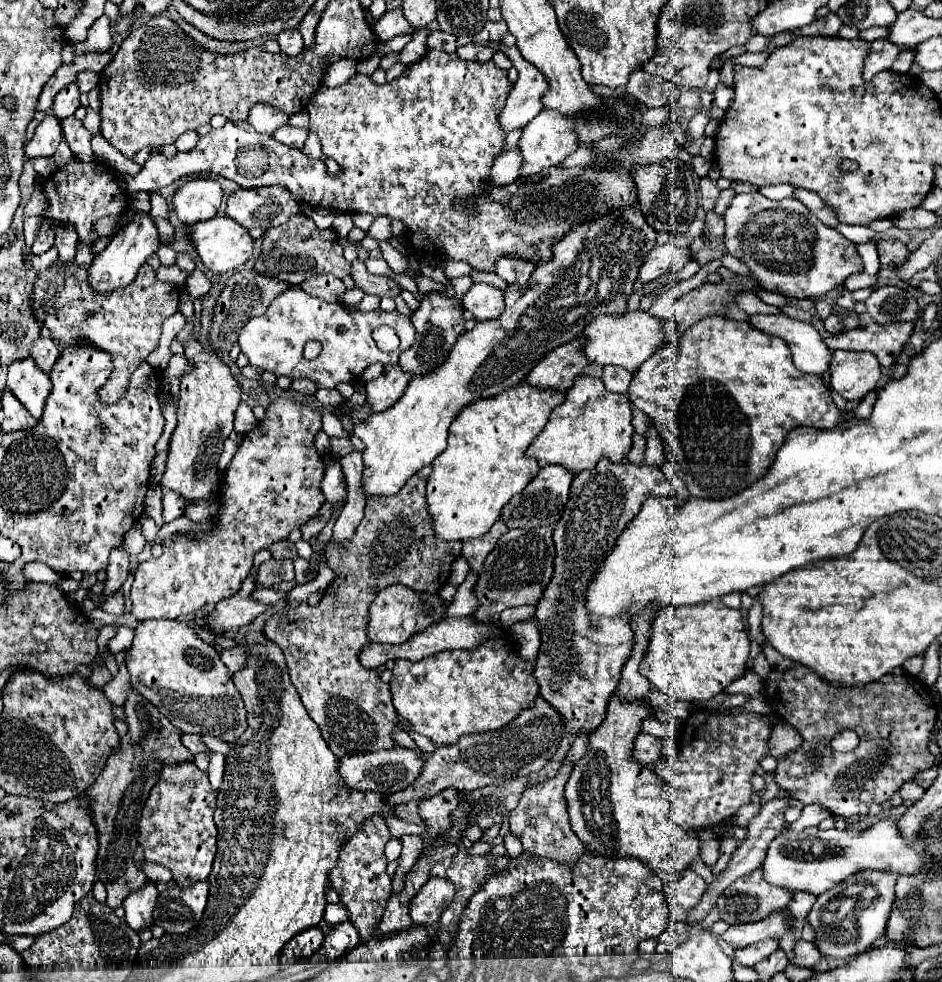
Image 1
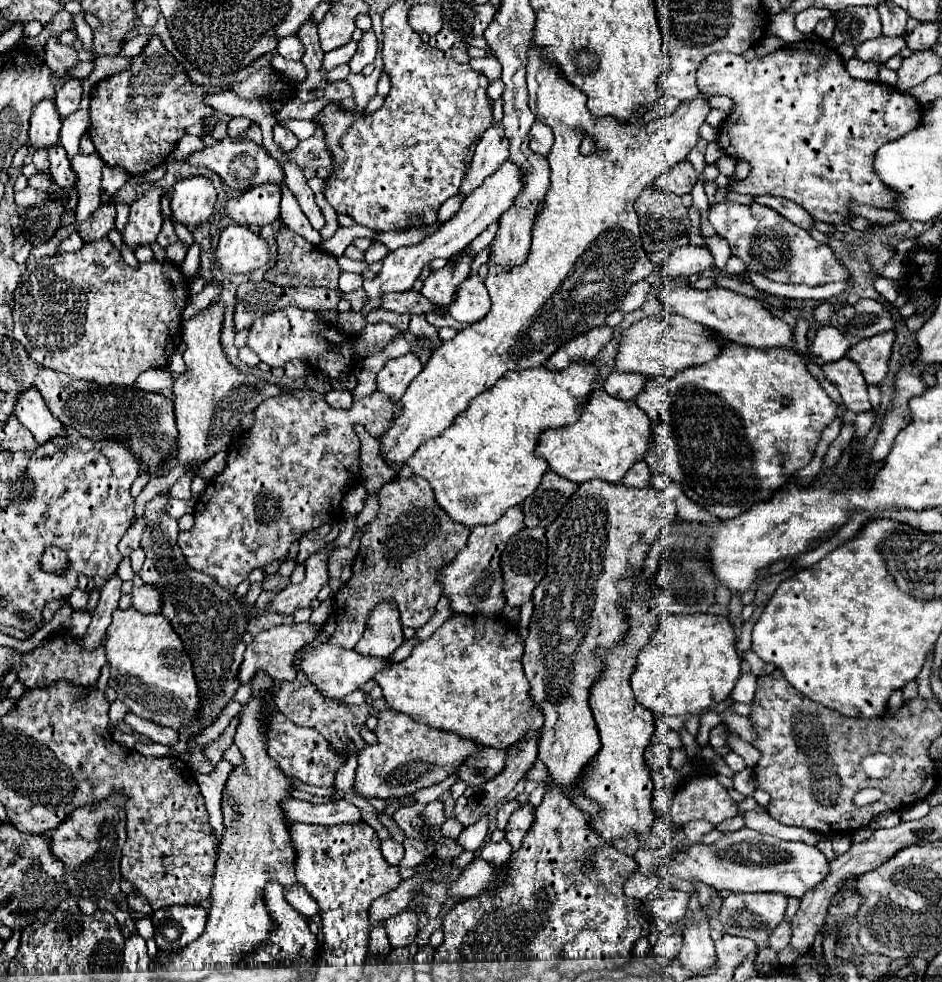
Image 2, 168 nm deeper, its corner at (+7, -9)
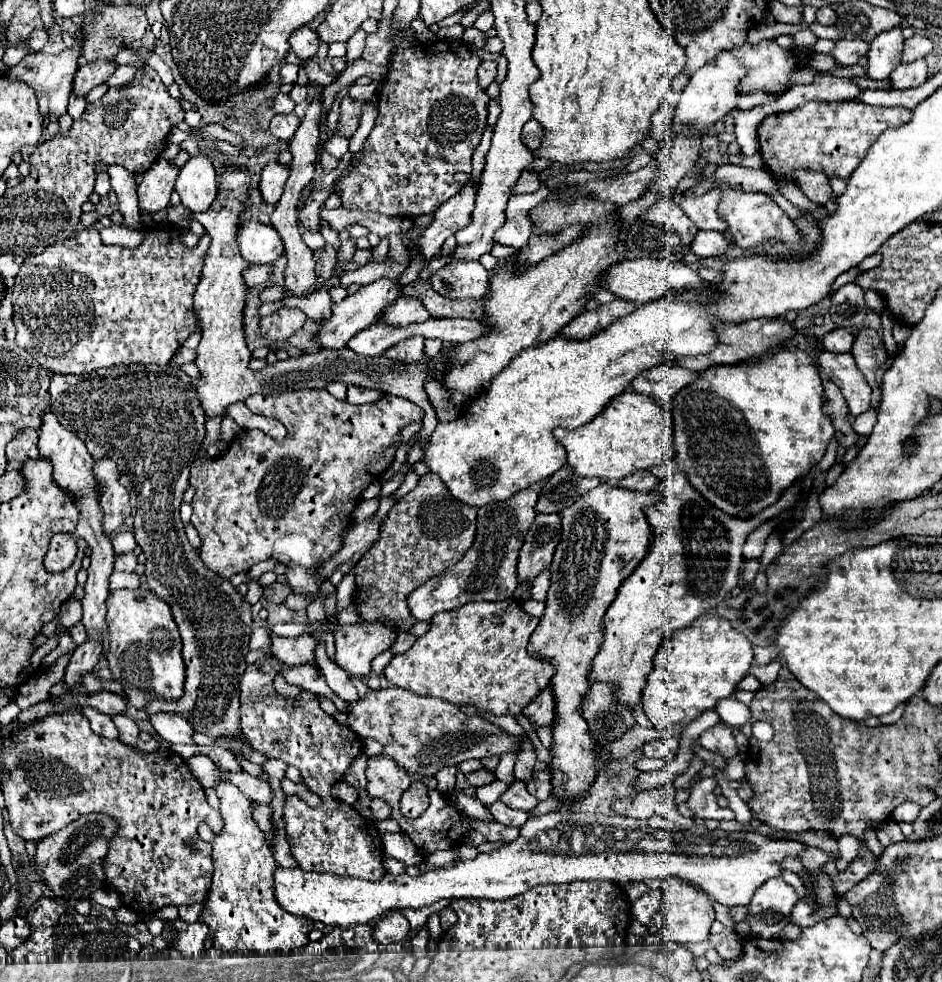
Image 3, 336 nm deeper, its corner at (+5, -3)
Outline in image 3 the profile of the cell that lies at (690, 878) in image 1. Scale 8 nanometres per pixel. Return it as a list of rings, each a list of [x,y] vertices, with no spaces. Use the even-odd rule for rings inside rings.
[[[649,890],[649,892],[645,892],[643,896],[639,896],[639,898],[633,902],[631,912],[633,912],[633,916],[635,916],[641,924],[649,926],[649,924],[651,924],[651,918],[653,918],[655,912],[659,910],[659,906],[661,906],[661,890]]]

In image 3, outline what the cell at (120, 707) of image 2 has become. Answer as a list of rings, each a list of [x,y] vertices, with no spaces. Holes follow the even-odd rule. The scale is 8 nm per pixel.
[[[117,714],[117,716],[113,716],[113,722],[119,730],[119,740],[125,742],[127,746],[133,746],[137,742],[137,736],[139,736],[139,728],[137,728],[135,720],[131,720],[123,714]]]

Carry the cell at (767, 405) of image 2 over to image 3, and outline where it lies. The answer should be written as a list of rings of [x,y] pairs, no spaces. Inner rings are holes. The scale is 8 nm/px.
[[[777,348],[775,352],[763,356],[763,360],[755,362],[755,364],[739,364],[739,366],[713,366],[705,372],[701,372],[701,378],[697,378],[691,386],[683,388],[677,398],[675,398],[675,410],[673,410],[673,424],[675,424],[675,444],[677,444],[677,458],[681,462],[683,472],[687,474],[687,480],[691,482],[691,486],[701,492],[711,504],[715,504],[719,510],[737,516],[741,512],[749,512],[749,514],[757,514],[761,510],[765,510],[767,506],[775,504],[779,500],[779,496],[791,488],[799,478],[803,478],[811,468],[815,468],[819,464],[819,460],[823,458],[829,442],[835,438],[835,430],[831,426],[831,420],[823,414],[821,410],[823,406],[823,386],[821,386],[821,378],[817,374],[817,368],[811,360],[811,356],[805,350],[797,350],[797,348]]]

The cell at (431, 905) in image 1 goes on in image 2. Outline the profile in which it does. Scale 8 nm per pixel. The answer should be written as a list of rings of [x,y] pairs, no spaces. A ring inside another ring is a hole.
[[[407,908],[397,916],[391,916],[389,920],[385,920],[385,930],[393,948],[407,946],[415,940],[419,932],[419,914],[413,908]]]

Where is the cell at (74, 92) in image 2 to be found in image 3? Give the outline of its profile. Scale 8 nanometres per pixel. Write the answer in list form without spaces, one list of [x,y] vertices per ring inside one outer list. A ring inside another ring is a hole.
[[[99,58],[79,66],[75,74],[73,92],[77,92],[79,96],[87,96],[93,86],[107,82],[115,70],[117,70],[117,62],[113,58]]]

